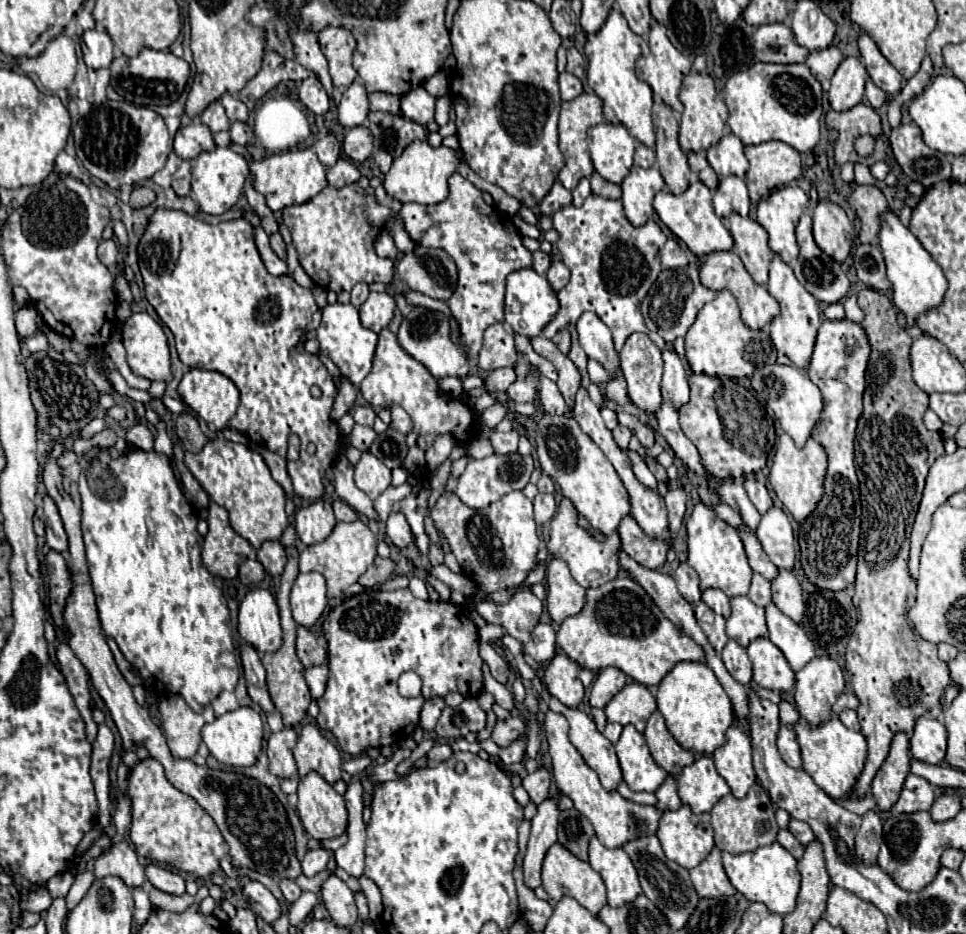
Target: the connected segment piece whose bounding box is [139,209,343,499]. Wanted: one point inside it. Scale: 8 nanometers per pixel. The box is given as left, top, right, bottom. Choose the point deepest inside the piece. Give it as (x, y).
(227, 313)

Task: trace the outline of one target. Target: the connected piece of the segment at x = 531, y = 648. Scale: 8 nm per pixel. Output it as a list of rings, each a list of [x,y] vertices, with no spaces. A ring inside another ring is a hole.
[[[539,623],[531,633],[531,639],[523,645],[523,651],[529,653],[543,669],[547,669],[551,659],[555,657],[555,631],[553,631],[553,627],[547,623]]]

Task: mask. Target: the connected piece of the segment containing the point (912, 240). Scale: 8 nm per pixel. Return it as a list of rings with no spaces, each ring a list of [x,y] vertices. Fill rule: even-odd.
[[[887,213],[883,217],[879,241],[887,263],[887,277],[893,287],[893,303],[905,315],[907,325],[917,327],[917,319],[923,315],[923,311],[931,311],[931,307],[939,307],[939,303],[943,303],[943,295],[947,293],[947,279],[941,267],[923,249],[919,239],[907,227],[903,227],[895,213]]]

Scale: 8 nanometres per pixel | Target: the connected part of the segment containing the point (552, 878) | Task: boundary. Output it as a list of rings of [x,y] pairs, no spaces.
[[[555,843],[549,847],[545,861],[543,861],[543,887],[549,893],[547,903],[553,907],[559,903],[561,897],[575,897],[577,903],[581,903],[591,915],[597,915],[605,905],[607,905],[607,895],[605,895],[605,883],[597,871],[591,869],[589,863],[577,859],[571,855],[563,845]]]

